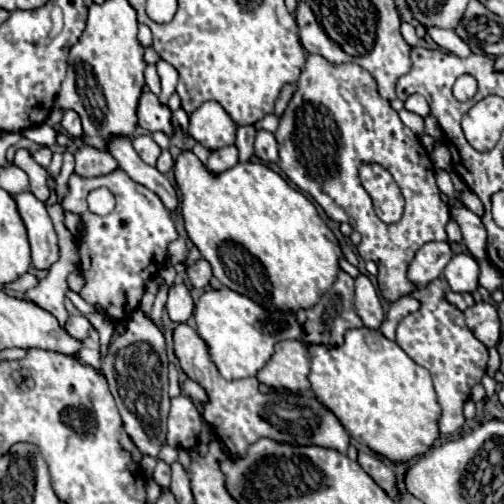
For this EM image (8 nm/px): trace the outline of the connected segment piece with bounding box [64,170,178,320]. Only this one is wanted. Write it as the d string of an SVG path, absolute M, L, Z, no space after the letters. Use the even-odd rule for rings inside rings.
M116 170L98 178L70 176L70 194L64 198L64 210L76 212L84 220L82 238L78 238L80 248L80 270L86 284L80 296L94 304L98 312L104 312L112 320L124 320L134 312L144 294L144 284L150 276L158 274L166 264L166 248L178 238L176 226L170 212L164 208L162 200L142 184L136 184L124 170ZM106 186L116 196L116 208L108 216L96 216L86 206L86 192ZM126 220L126 226L120 222Z

